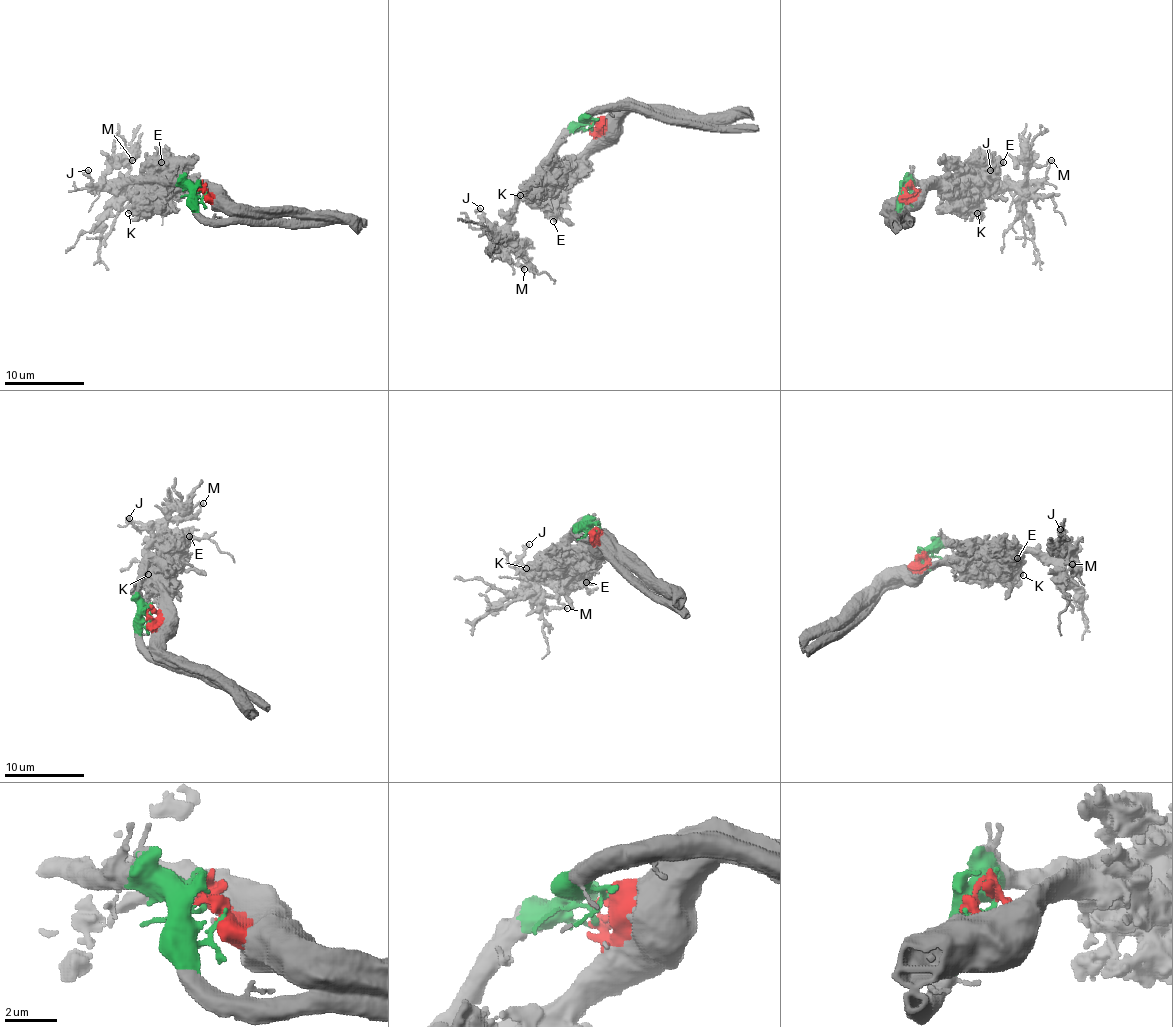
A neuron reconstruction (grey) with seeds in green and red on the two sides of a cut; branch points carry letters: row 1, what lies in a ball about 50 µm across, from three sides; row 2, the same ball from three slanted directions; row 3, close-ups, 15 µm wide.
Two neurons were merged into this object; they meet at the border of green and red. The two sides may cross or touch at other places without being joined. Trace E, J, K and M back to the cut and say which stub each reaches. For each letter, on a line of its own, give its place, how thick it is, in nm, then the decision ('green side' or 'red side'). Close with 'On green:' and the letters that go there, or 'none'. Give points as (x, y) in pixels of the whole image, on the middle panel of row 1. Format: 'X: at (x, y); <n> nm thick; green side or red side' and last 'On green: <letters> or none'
E: at (553, 221); 600 nm thick; red side
J: at (480, 208); 300 nm thick; green side
K: at (520, 195); 460 nm thick; red side
M: at (524, 269); 170 nm thick; green side
On green: J, M

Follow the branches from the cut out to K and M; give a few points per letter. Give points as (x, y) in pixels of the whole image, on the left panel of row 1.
K: (196, 191), (200, 185), (202, 189), (148, 193), (128, 213)
M: (196, 191), (150, 181), (112, 183), (106, 179), (118, 165), (126, 165), (132, 159)

